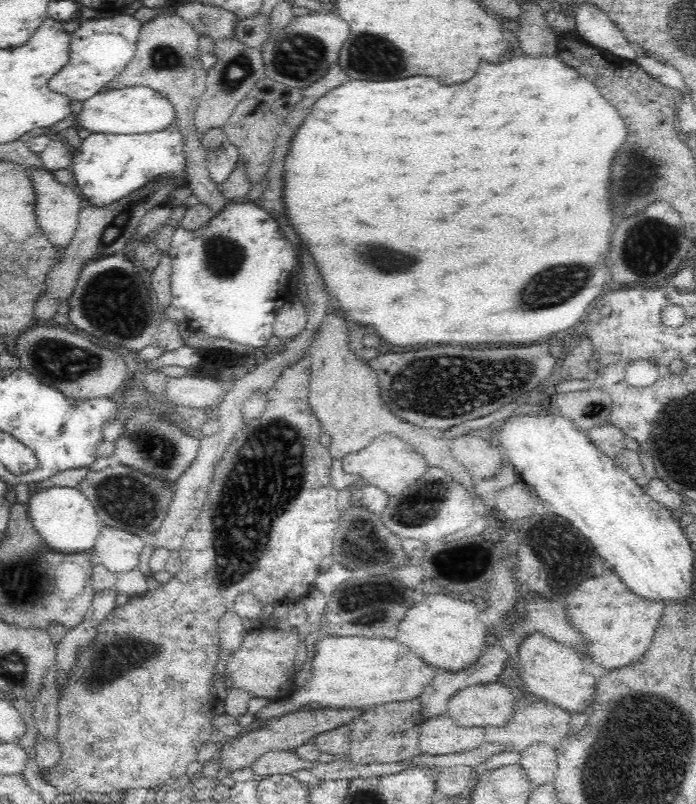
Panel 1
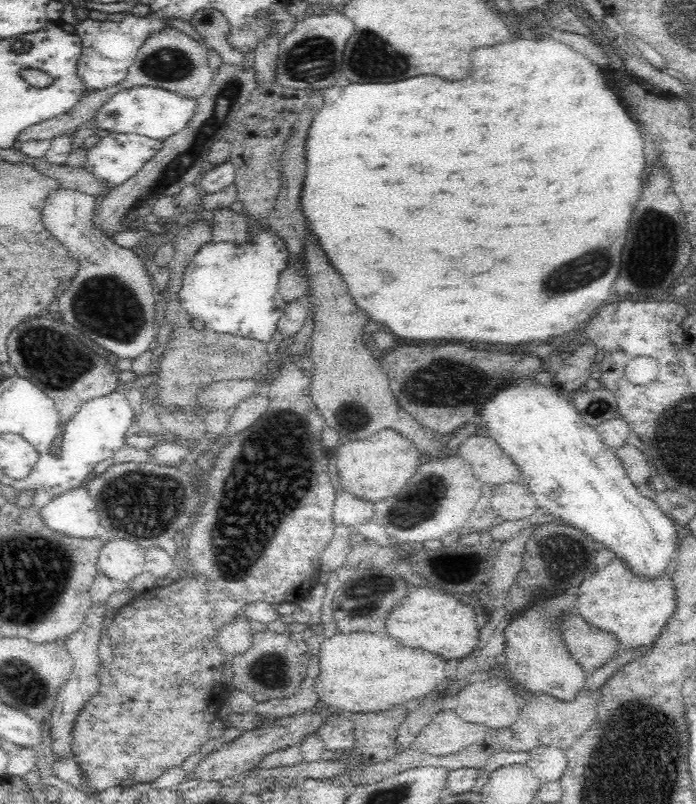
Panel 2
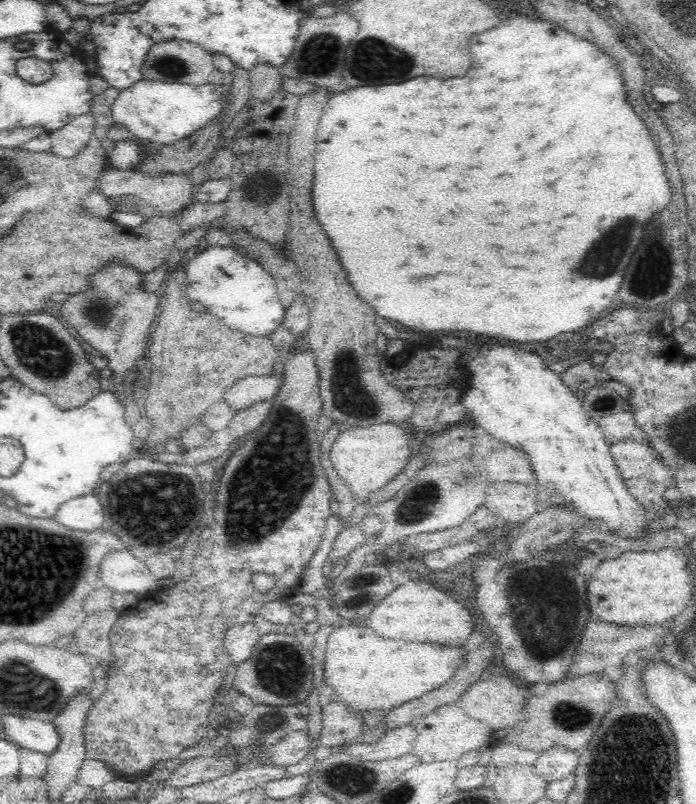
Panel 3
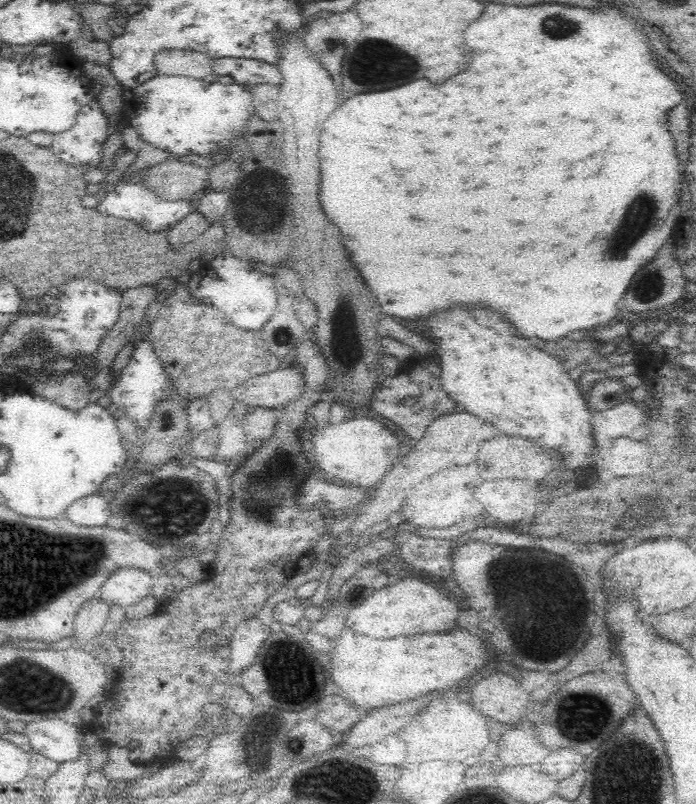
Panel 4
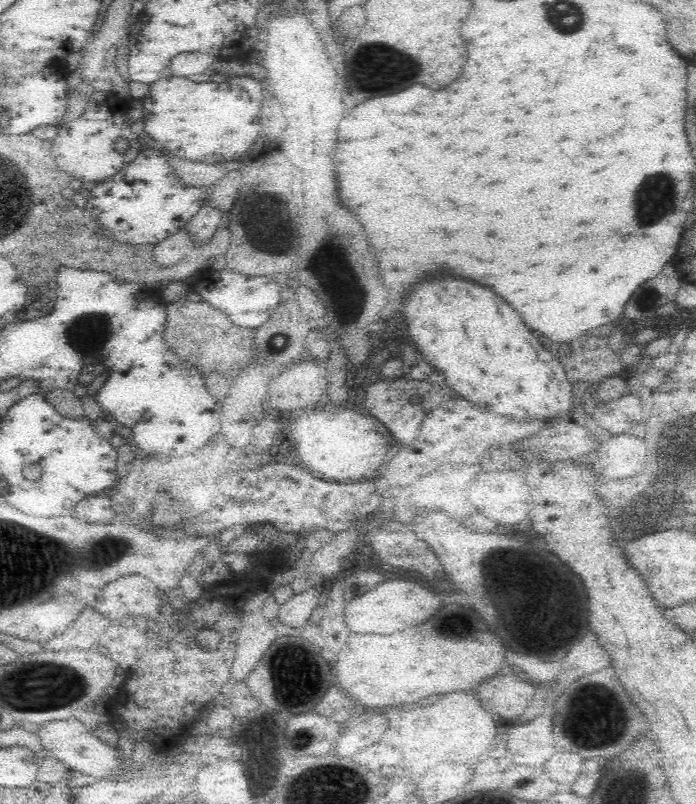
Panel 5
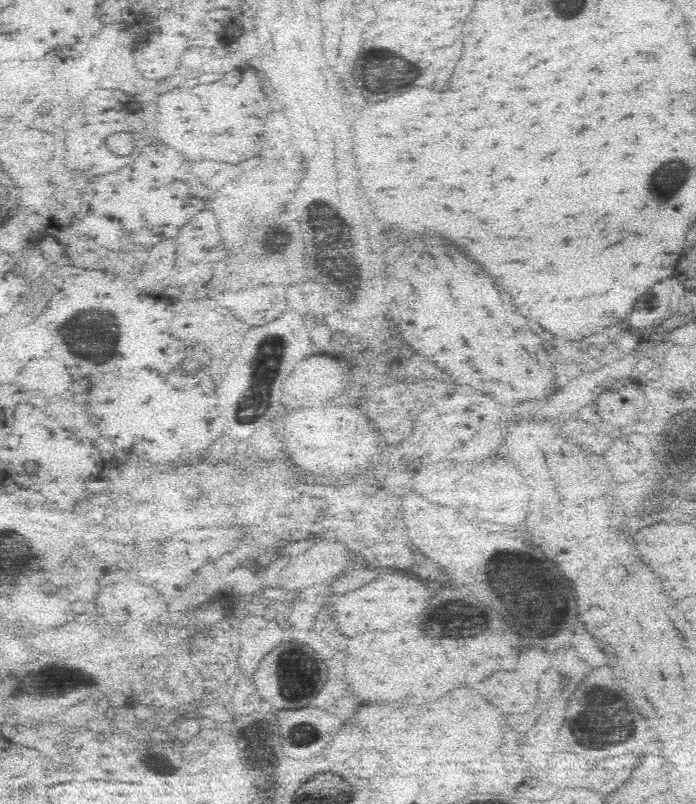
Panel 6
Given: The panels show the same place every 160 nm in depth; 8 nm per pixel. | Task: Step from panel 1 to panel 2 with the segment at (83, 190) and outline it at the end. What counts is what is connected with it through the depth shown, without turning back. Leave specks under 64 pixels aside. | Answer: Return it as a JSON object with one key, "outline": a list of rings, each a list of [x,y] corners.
{"outline":[[[111,133],[89,149],[84,170],[99,178],[99,181],[107,184],[109,188],[113,188],[134,176],[144,166],[144,162],[158,152],[160,146],[161,140],[136,134]]]}

